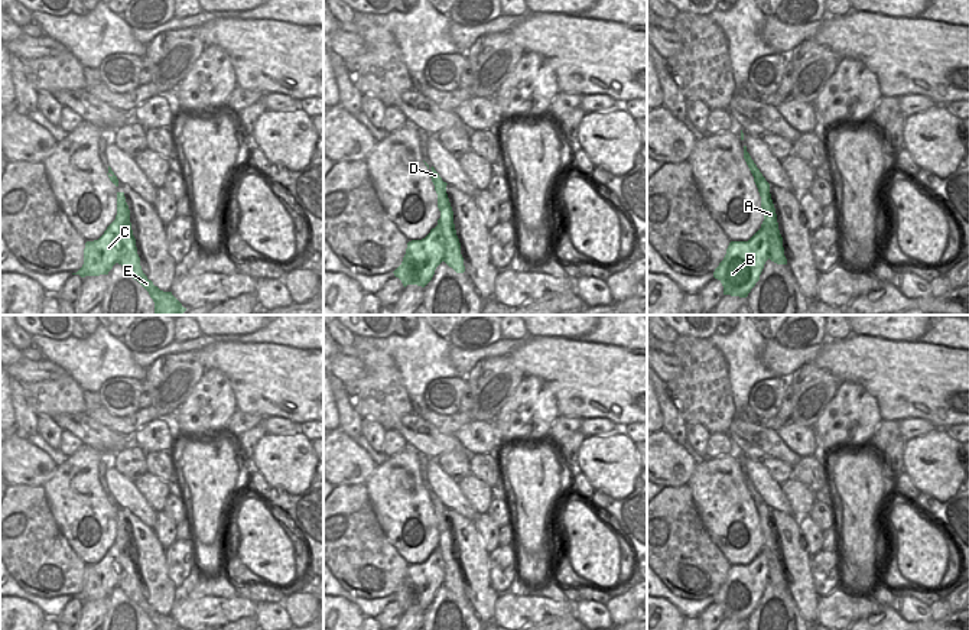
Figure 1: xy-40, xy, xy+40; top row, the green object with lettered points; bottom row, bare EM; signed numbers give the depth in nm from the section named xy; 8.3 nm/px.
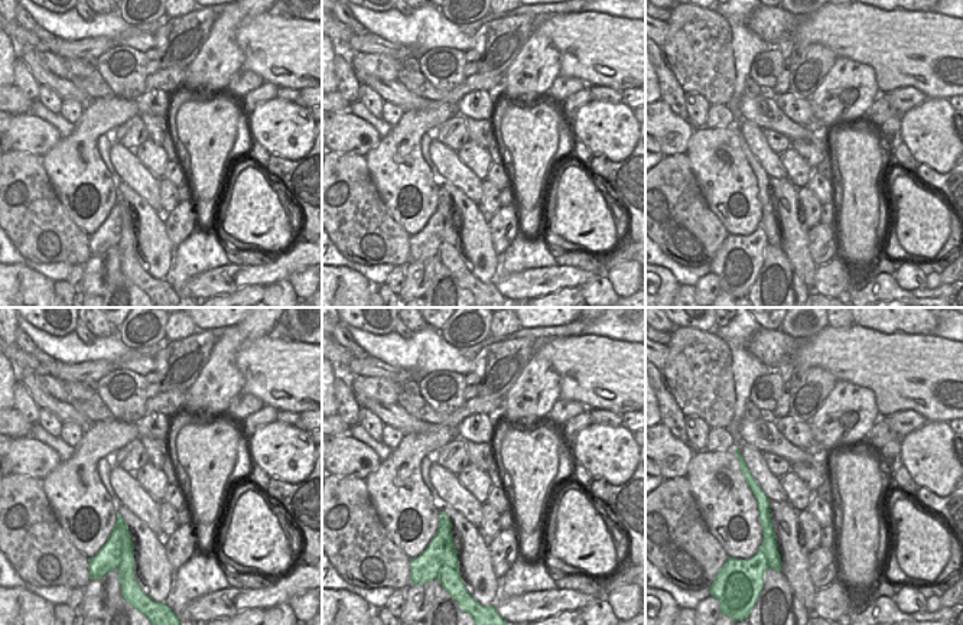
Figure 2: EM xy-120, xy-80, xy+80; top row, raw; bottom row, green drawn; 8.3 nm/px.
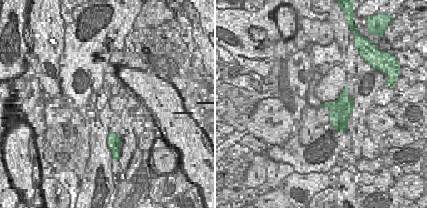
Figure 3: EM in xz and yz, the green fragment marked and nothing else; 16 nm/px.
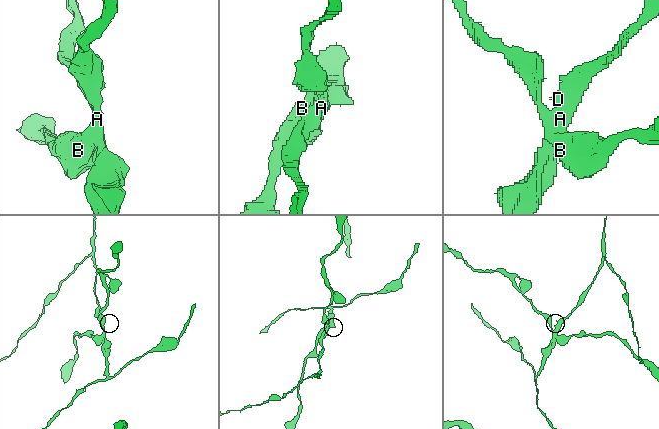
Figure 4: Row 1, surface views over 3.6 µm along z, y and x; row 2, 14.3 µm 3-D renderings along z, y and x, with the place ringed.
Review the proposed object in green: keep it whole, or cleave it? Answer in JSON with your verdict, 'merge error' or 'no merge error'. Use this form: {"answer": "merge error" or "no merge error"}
{"answer": "merge error"}

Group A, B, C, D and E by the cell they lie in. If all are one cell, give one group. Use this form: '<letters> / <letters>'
A D E / B C

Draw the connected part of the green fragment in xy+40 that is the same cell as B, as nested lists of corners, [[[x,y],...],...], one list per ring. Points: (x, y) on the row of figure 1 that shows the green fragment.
[[[760,228],[748,241],[731,241],[713,277],[724,286],[724,295],[747,298],[765,262],[770,259],[770,240]]]

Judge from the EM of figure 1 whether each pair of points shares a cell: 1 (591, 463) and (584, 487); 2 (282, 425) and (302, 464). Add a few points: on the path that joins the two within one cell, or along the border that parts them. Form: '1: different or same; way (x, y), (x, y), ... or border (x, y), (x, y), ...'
1: different; border (578, 470), (594, 490)
2: different; border (298, 429), (266, 434)

